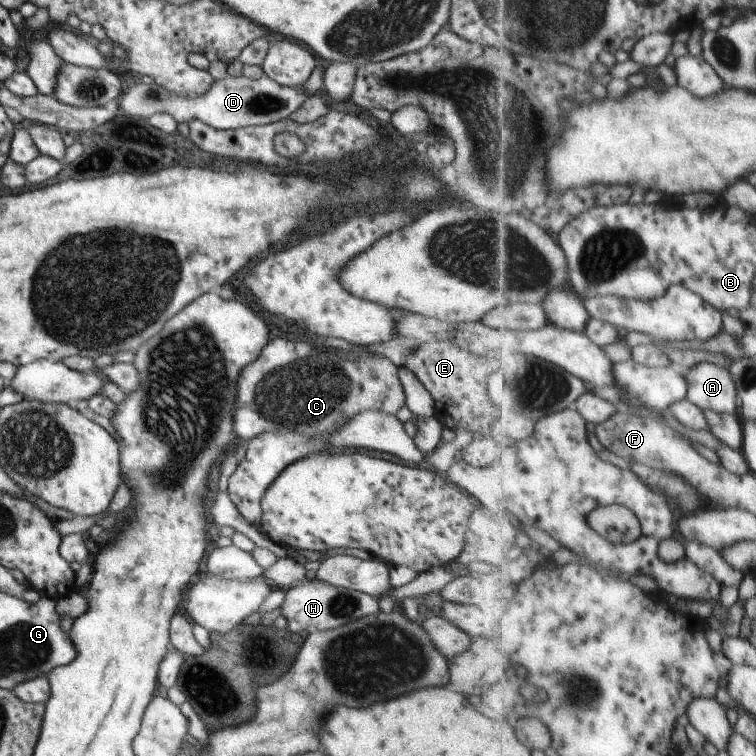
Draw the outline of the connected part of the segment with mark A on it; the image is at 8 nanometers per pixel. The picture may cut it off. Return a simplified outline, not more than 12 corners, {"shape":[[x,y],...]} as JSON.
{"shape":[[703,361],[684,371],[686,398],[720,413],[739,414],[729,368]]}

